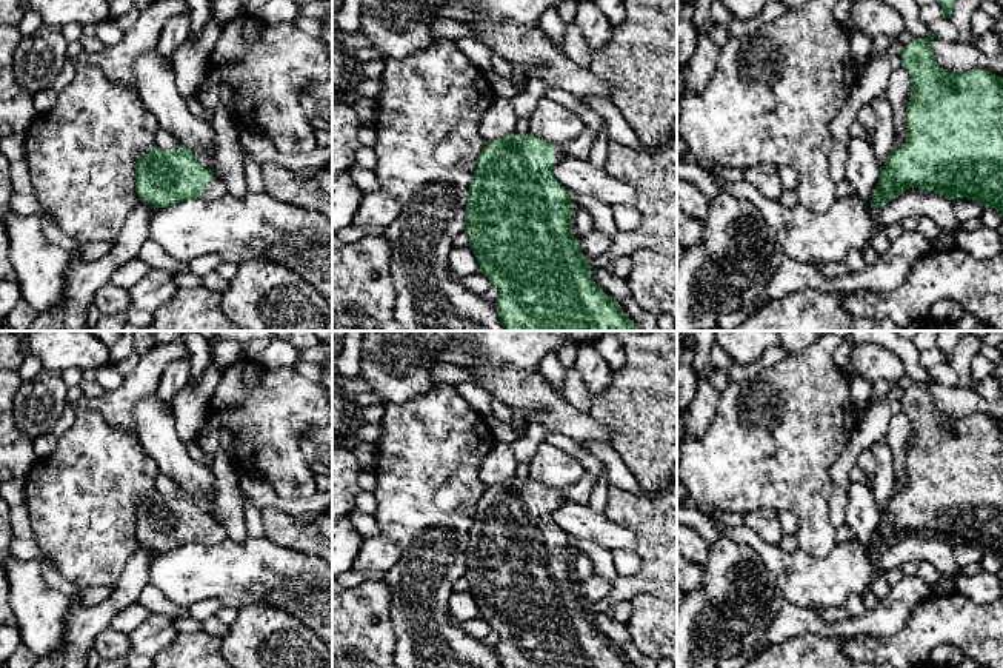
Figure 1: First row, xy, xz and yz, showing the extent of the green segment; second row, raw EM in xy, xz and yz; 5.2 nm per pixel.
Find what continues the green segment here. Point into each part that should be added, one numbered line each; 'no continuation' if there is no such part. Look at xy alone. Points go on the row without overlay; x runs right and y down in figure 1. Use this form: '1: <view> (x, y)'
1: xy (216, 533)

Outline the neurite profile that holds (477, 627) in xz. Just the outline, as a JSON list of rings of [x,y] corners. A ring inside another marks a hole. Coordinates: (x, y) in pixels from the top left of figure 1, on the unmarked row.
[[[449,614],[449,620],[452,625],[460,626],[463,631],[477,639],[485,639],[491,631],[489,625],[482,617],[458,620],[452,614]]]

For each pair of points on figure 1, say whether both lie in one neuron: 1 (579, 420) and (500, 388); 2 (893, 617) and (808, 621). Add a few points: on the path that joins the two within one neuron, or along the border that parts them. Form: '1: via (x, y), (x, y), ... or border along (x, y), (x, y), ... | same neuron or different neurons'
1: via (559, 413), (529, 391), (520, 390) | same neuron
2: via (871, 624), (853, 628), (829, 628) | same neuron

